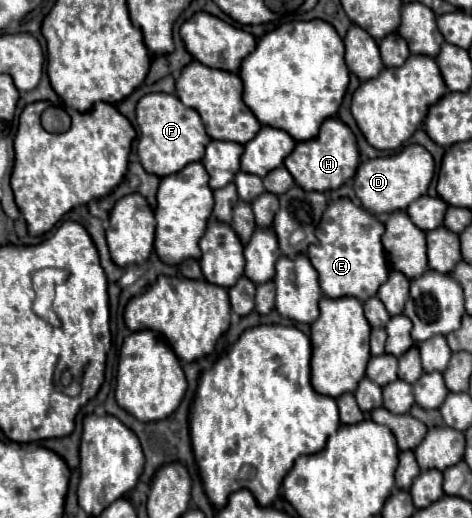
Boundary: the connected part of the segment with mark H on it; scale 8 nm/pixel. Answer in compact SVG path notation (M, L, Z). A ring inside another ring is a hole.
M330 118L322 124L320 134L314 140L306 140L306 142L298 142L294 152L290 152L290 156L286 156L284 166L288 168L288 172L294 176L296 184L310 190L318 190L318 192L326 192L326 190L334 190L338 186L342 186L346 180L350 180L358 168L358 146L356 146L356 138L352 134L352 130L338 118Z

